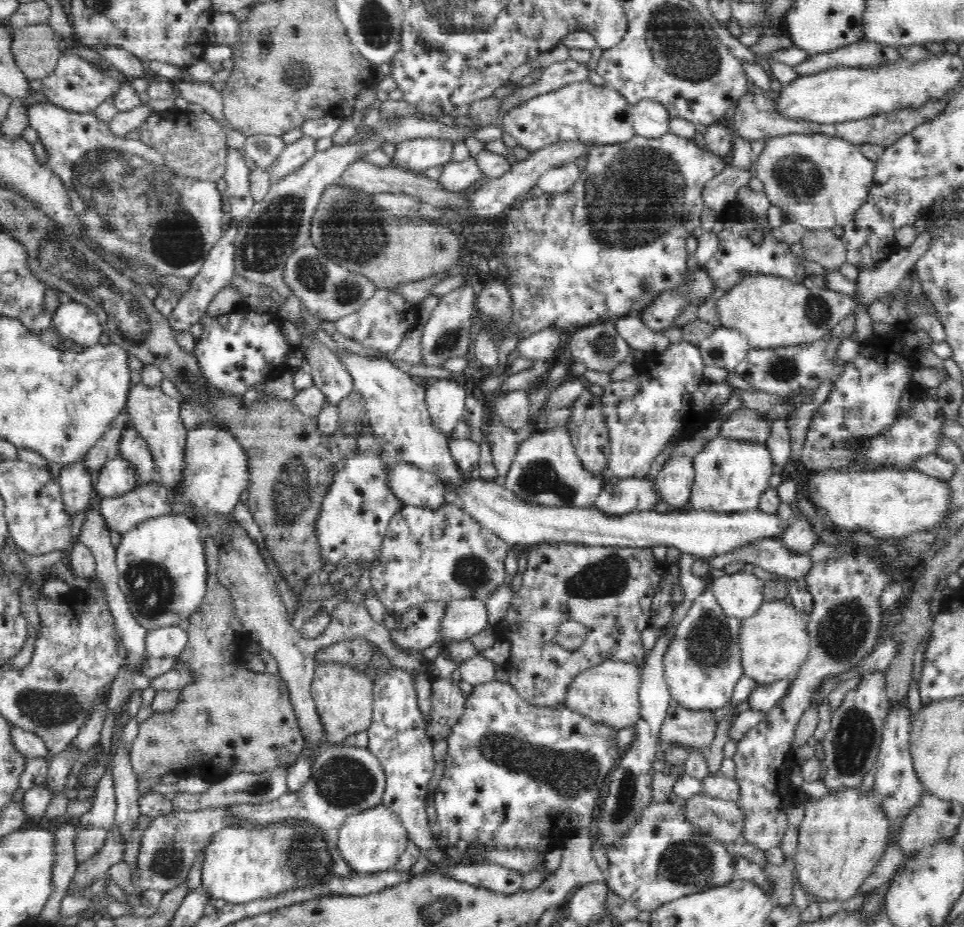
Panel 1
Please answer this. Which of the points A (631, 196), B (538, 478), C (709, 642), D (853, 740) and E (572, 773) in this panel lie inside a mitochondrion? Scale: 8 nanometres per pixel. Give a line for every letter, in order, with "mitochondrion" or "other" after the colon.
A: mitochondrion
B: mitochondrion
C: mitochondrion
D: mitochondrion
E: mitochondrion

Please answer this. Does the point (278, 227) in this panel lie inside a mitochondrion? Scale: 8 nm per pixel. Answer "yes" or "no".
yes

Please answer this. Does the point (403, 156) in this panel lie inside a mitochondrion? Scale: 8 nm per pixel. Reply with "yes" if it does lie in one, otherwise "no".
no

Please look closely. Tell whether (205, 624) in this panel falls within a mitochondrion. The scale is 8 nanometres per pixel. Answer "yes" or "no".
no

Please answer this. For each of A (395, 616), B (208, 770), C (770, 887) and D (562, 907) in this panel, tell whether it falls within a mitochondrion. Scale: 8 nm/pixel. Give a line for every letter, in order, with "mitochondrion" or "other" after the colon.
A: other
B: other
C: other
D: other

